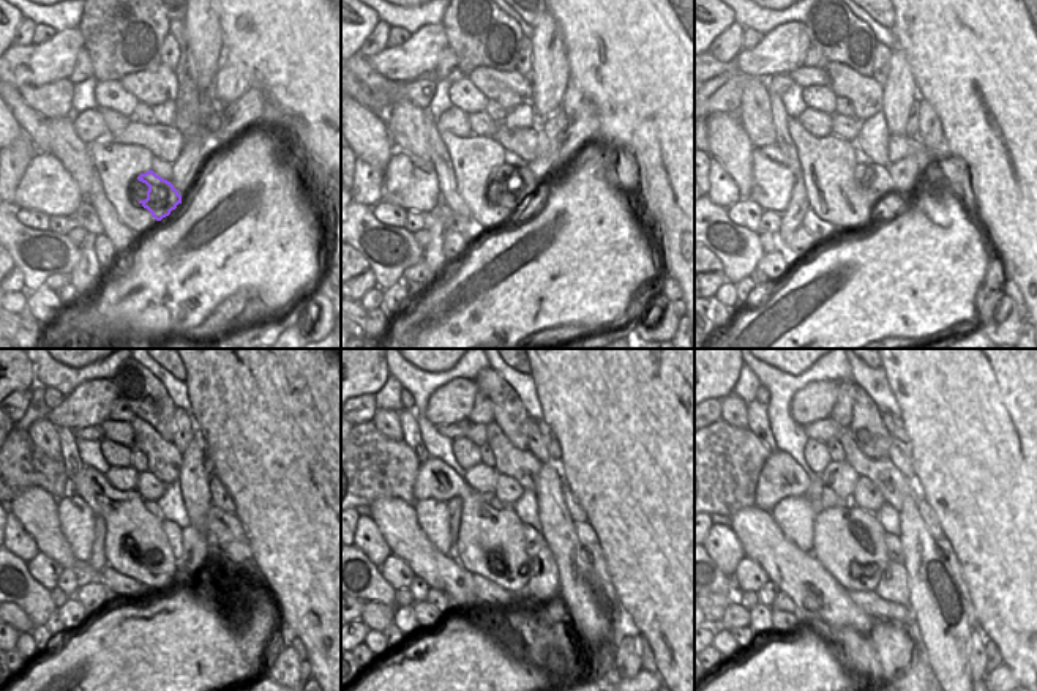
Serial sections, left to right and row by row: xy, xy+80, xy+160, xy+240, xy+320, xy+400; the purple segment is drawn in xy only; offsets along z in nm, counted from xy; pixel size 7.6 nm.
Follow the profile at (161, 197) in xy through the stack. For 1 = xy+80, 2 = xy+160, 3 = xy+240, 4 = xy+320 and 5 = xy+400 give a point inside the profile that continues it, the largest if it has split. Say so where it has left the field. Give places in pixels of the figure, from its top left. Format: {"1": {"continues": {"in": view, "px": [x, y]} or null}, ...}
{"1": {"continues": {"in": "xy+80", "px": [505, 174]}}, "2": {"continues": {"in": "xy+160", "px": [875, 179]}}, "3": {"continues": {"in": "xy+240", "px": [171, 529]}}, "4": {"continues": {"in": "xy+320", "px": [534, 538]}}, "5": {"continues": {"in": "xy+400", "px": [892, 541]}}}

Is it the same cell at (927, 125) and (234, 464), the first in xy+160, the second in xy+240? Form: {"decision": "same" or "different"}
{"decision": "different"}

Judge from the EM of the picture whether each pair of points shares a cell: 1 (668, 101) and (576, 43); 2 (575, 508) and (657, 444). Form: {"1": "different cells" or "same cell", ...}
{"1": "same cell", "2": "different cells"}

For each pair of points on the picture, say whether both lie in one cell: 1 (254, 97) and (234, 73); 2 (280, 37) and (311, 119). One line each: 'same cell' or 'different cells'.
1: different cells
2: same cell

